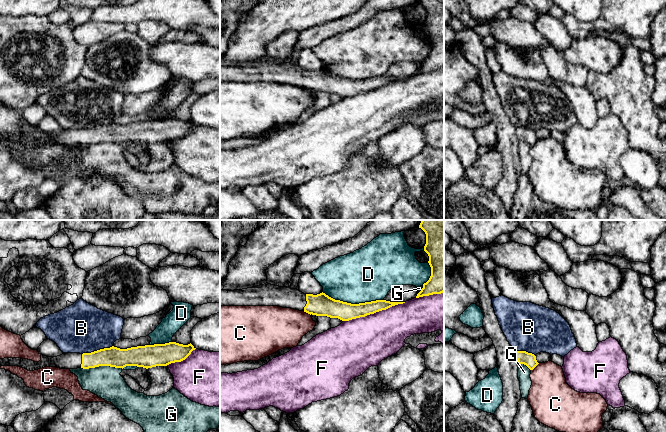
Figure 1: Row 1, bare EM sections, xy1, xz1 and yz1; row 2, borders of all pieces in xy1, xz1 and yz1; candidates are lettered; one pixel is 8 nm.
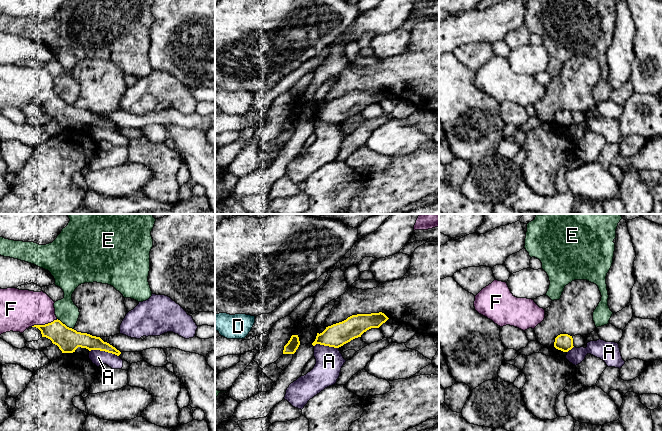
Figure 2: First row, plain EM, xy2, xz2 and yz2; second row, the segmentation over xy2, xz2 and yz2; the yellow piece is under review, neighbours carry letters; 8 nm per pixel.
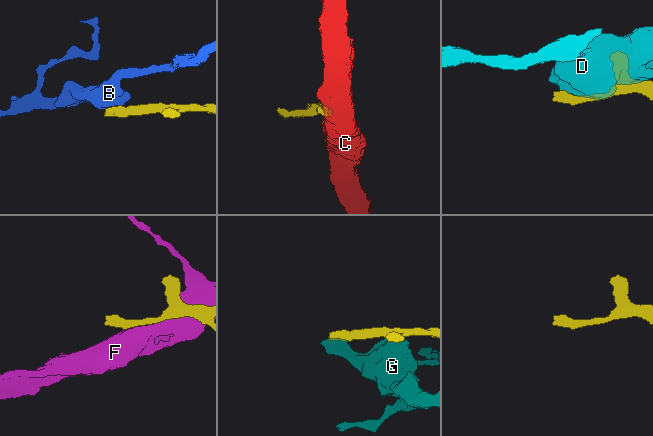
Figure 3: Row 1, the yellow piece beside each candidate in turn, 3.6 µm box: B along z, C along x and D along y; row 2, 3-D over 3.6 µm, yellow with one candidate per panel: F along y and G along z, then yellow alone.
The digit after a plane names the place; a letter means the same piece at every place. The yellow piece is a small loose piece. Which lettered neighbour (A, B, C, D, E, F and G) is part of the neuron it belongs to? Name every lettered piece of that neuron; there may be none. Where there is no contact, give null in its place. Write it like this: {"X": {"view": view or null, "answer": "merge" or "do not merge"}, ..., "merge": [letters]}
{"A": {"view": "xy2", "answer": "do not merge"}, "B": {"view": "xy1", "answer": "do not merge"}, "C": {"view": "yz1", "answer": "do not merge"}, "D": {"view": "xz1", "answer": "do not merge"}, "E": {"view": "xy2", "answer": "do not merge"}, "F": {"view": "xz1", "answer": "do not merge"}, "G": {"view": "xy1", "answer": "do not merge"}, "merge": []}

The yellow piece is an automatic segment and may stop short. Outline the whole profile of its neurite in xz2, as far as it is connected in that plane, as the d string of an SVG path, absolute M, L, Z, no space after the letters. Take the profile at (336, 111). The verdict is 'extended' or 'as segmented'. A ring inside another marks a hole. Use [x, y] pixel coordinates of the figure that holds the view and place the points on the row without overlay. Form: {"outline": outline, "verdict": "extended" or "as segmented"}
{"outline": "M382 88L357 90L346 96L326 103L322 109L317 109L313 122L316 120L339 124L371 104L379 104L389 94Z", "verdict": "as segmented"}

